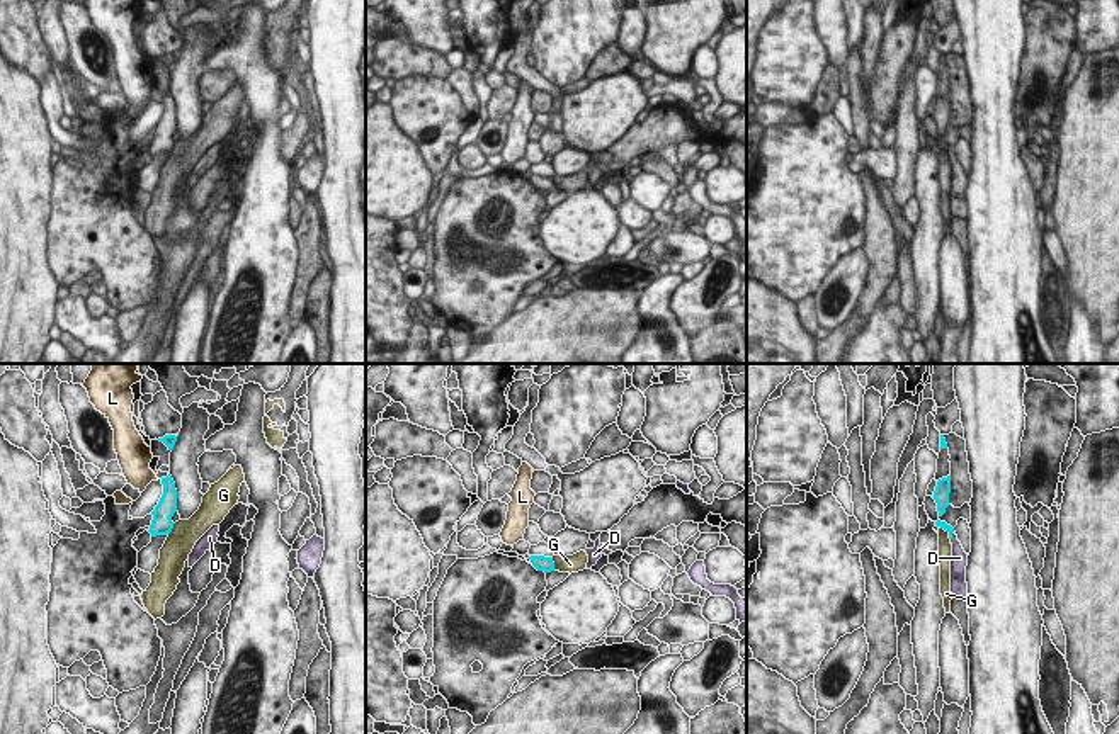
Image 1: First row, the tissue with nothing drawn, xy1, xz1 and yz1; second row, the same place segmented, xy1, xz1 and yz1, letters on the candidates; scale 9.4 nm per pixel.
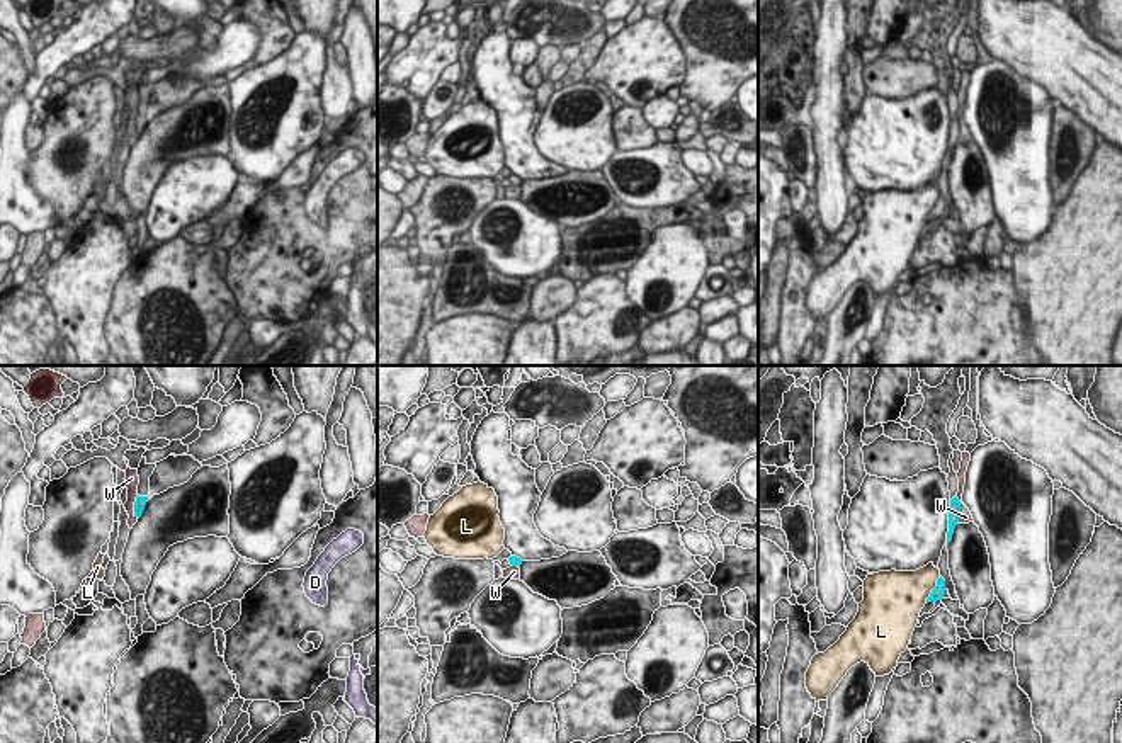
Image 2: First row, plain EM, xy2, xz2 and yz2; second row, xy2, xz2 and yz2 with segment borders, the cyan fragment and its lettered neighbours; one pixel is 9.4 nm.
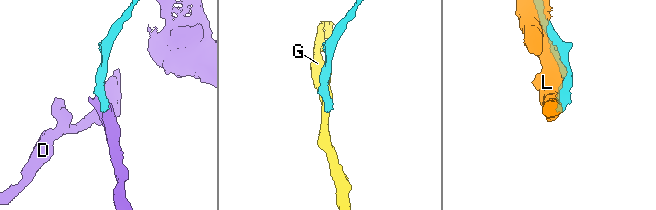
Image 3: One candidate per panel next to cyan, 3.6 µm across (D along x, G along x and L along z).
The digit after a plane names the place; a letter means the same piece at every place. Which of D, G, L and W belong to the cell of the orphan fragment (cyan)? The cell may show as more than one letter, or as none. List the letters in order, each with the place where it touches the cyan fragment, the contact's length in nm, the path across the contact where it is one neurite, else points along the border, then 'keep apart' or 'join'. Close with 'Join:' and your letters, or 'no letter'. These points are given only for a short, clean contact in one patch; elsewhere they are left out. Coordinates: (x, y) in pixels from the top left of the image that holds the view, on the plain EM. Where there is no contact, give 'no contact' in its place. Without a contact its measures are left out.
D: meets cyan in yz1 at (951, 155); contact 90 nm long; runs through yz1 (944, 145), (951, 155), (959, 177); join
G: meets cyan in xz1 at (553, 184); contact 130 nm long; border along xz1 (551, 177), (555, 189); keep apart
L: meets cyan in yz2 at (932, 209); contact 300 nm long; keep apart
W: meets cyan in yz2 at (959, 130); contact 260 nm long; border along yz2 (956, 116), (959, 121), (957, 141); keep apart
Join: D

